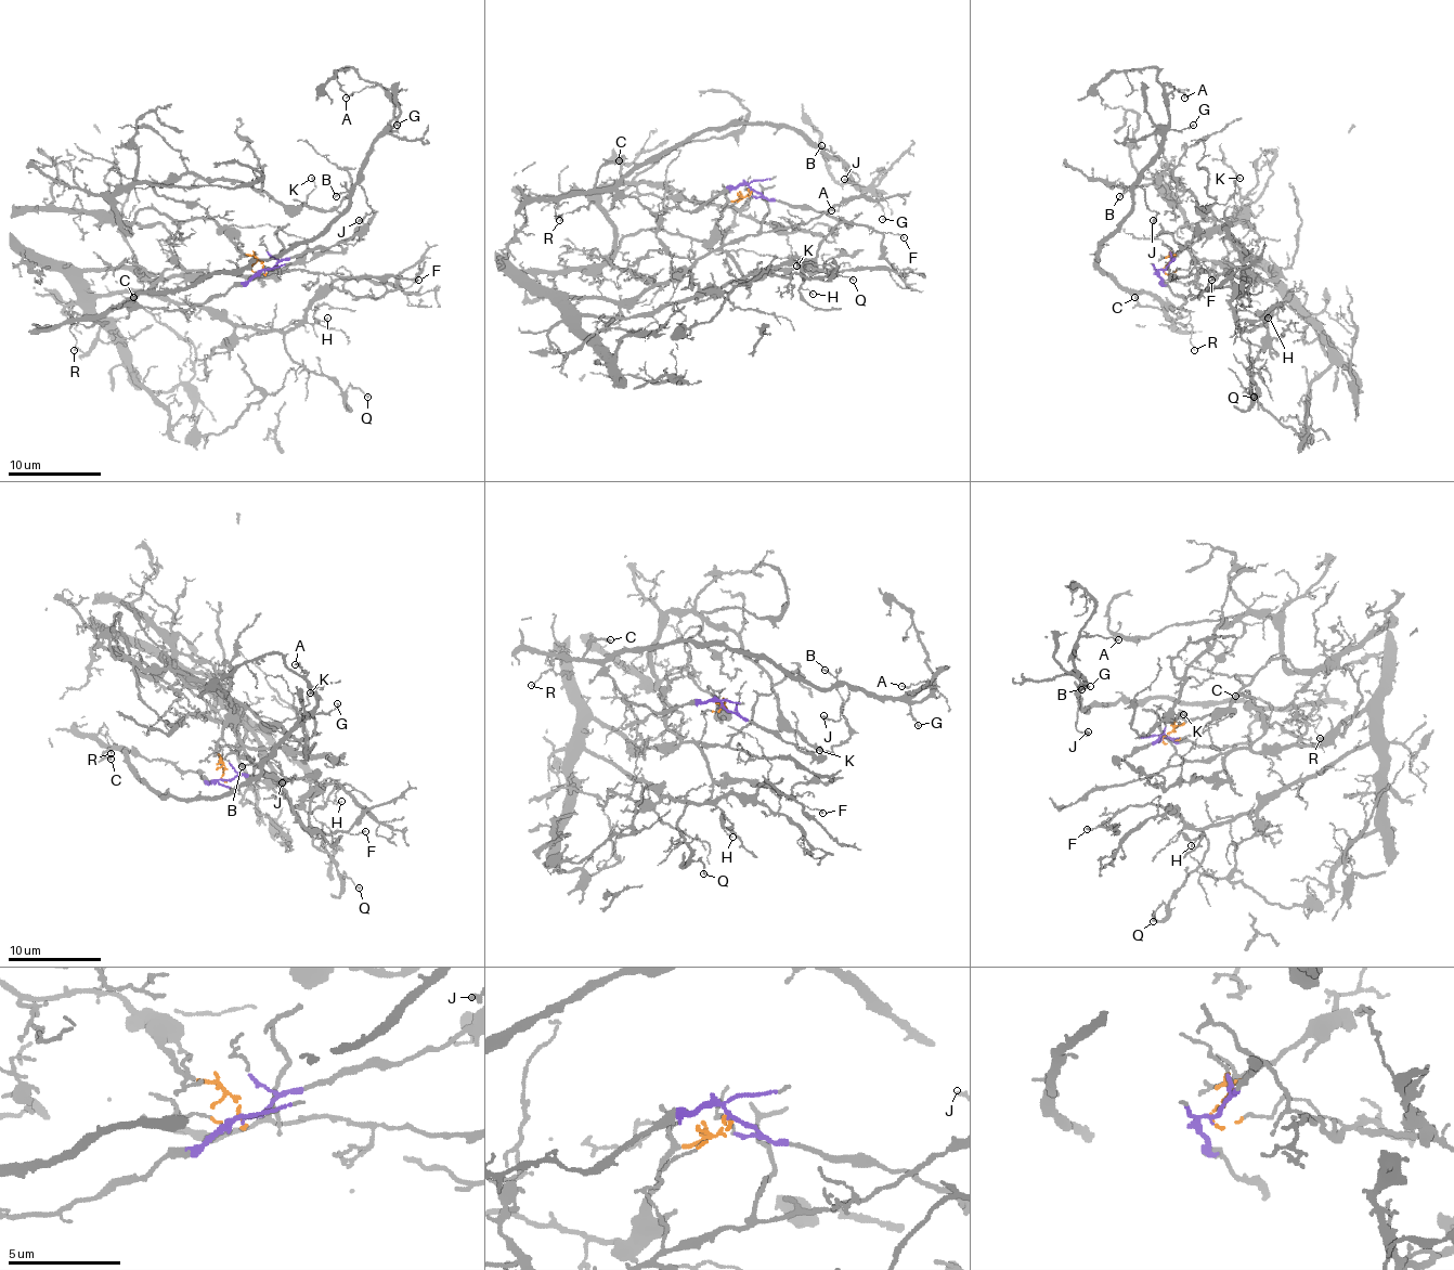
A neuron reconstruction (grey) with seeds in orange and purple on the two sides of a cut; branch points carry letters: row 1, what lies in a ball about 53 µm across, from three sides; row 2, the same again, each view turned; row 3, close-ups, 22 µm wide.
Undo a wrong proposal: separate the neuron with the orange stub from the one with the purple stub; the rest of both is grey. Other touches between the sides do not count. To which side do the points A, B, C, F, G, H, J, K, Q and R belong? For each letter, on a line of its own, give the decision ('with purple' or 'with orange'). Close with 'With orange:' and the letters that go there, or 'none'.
A: with purple
B: with purple
C: with purple
F: with orange
G: with purple
H: with orange
J: with purple
K: with orange
Q: with orange
R: with purple
With orange: F, H, K, Q

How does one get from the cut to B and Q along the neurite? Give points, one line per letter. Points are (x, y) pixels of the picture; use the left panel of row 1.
B: (264, 271), (207, 301), (171, 311), (132, 301), (282, 257), (312, 241), (349, 204), (349, 192), (335, 196)
Q: (264, 271), (88, 269), (82, 283), (278, 332), (296, 362), (367, 397)

